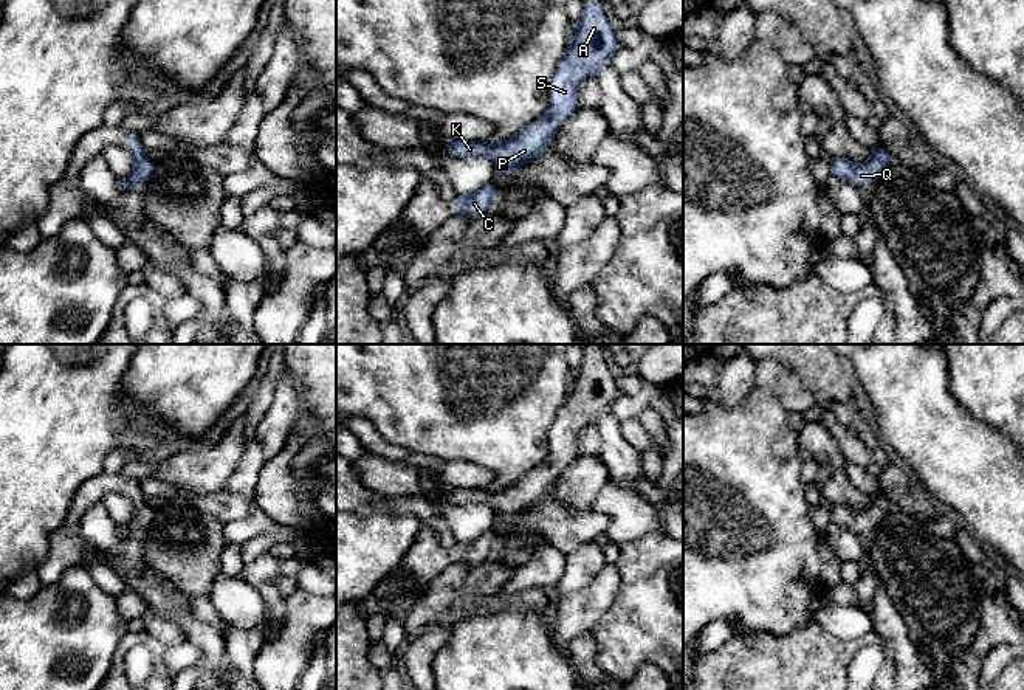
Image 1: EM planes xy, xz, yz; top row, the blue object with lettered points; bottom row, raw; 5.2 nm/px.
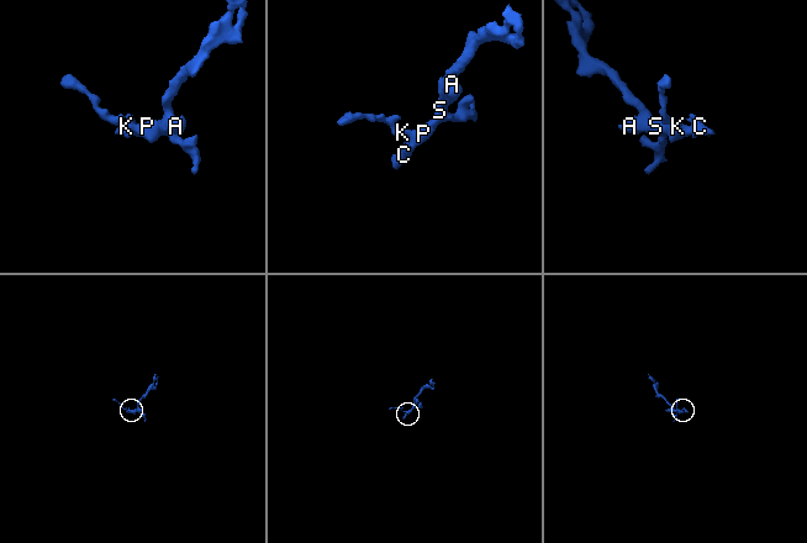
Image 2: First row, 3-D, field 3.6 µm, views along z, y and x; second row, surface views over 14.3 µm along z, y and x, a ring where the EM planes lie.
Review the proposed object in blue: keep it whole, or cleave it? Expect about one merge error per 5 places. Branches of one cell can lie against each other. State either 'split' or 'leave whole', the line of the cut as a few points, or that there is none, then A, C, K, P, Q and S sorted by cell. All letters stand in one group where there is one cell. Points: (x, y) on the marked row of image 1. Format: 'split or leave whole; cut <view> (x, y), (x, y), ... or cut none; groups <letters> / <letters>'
leave whole; cut none; groups A C K P Q S

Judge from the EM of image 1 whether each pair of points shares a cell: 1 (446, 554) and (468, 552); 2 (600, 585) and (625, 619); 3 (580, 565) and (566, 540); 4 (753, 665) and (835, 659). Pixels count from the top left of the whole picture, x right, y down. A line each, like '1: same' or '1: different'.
1: same
2: different
3: different
4: same

